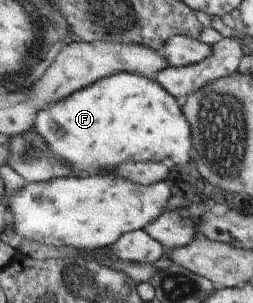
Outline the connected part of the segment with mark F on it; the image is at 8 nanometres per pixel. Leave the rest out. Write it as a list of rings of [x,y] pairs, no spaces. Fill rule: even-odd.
[[[118,72],[100,82],[76,92],[57,102],[54,106],[38,112],[33,128],[48,142],[52,154],[62,158],[76,177],[108,176],[121,169],[122,162],[164,161],[178,166],[188,164],[194,152],[193,126],[186,118],[183,102],[174,98],[161,83],[151,78],[130,72]]]

